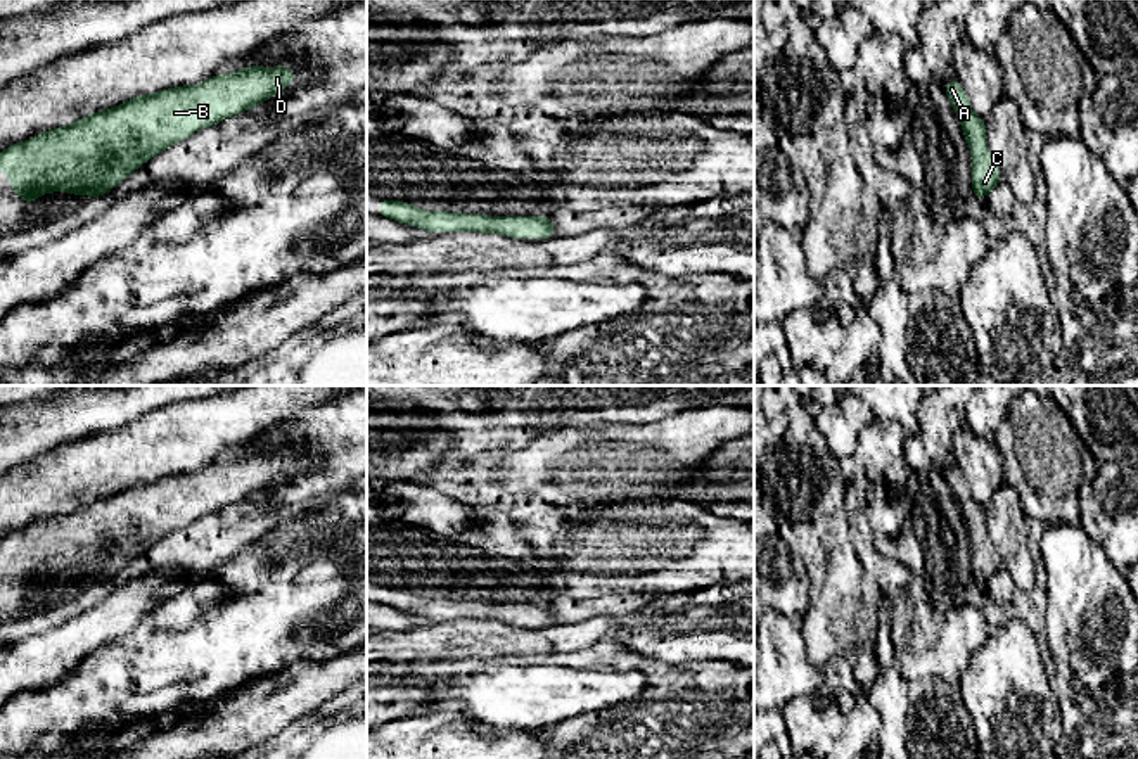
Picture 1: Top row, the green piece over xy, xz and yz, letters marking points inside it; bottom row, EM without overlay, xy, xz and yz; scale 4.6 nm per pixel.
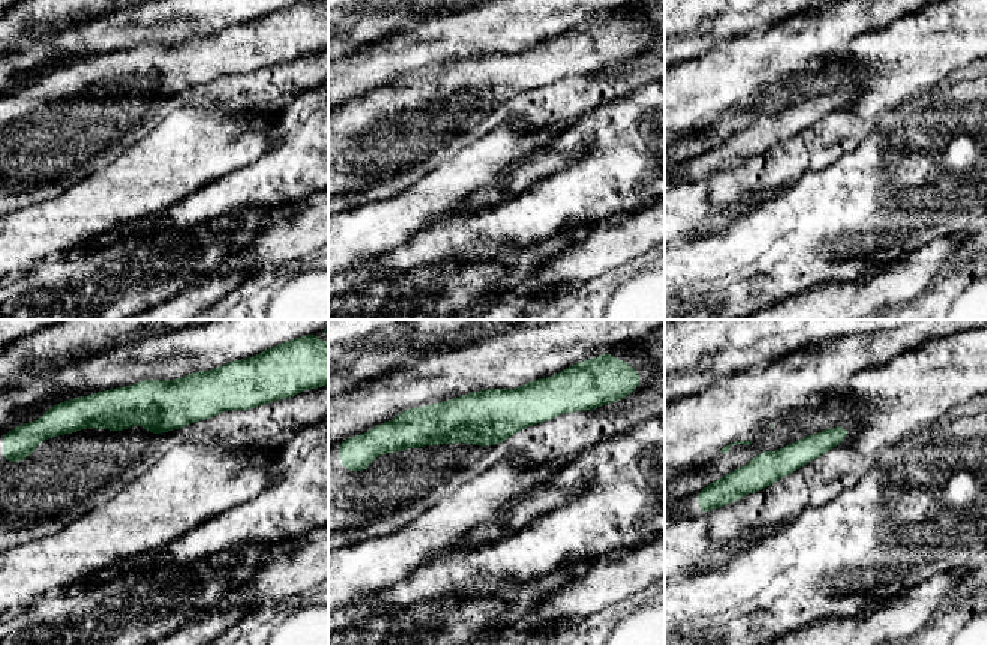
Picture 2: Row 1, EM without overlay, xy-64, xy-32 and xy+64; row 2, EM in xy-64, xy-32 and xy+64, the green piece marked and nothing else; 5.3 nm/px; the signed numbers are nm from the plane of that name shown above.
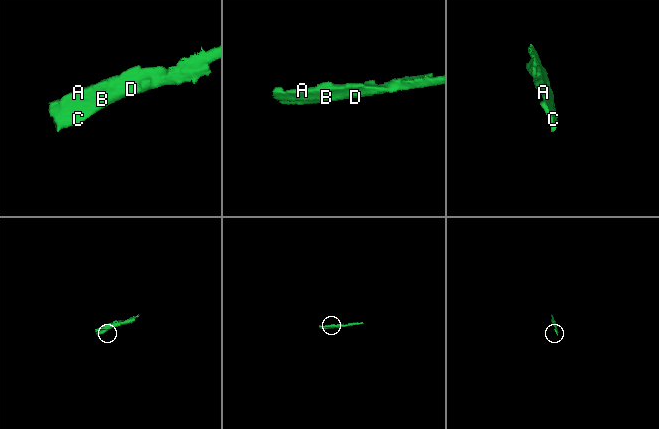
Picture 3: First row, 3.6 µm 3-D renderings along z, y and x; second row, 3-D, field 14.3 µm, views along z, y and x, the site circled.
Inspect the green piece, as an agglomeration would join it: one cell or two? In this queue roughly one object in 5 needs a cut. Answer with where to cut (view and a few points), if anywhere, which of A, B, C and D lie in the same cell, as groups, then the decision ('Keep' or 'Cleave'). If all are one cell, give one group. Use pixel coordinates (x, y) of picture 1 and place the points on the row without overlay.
No split. Groups: A B C D. Keep

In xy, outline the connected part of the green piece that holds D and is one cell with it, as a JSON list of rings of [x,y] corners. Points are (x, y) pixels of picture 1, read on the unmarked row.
[[[251,453],[199,472],[137,482],[5,534],[0,558],[9,560],[9,572],[24,591],[54,579],[104,584],[156,541],[261,493],[294,467],[289,453]]]

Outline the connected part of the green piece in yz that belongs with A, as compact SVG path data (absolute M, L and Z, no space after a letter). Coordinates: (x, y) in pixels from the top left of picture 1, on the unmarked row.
M955 465L943 472L965 520L965 527L972 543L972 579L982 588L1000 571L1001 558L994 552L986 529L988 510L984 510L974 498L967 486L967 479Z

